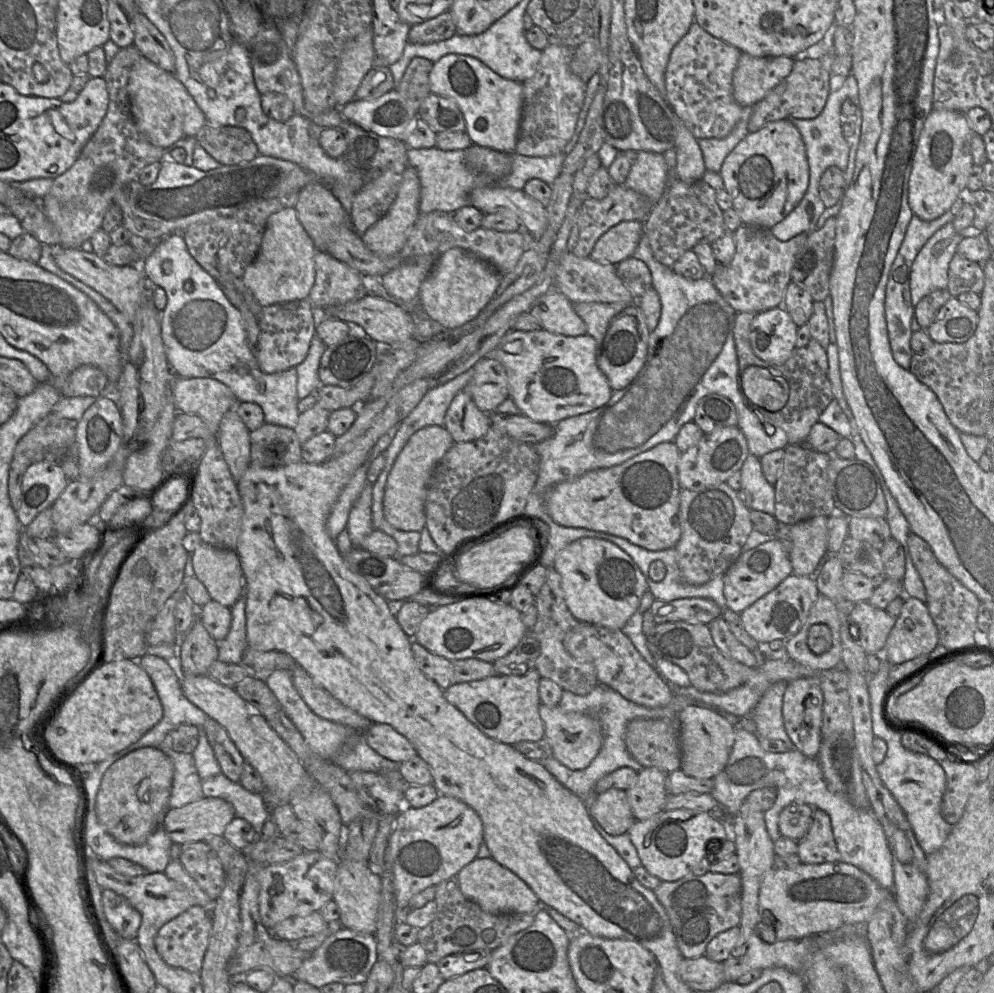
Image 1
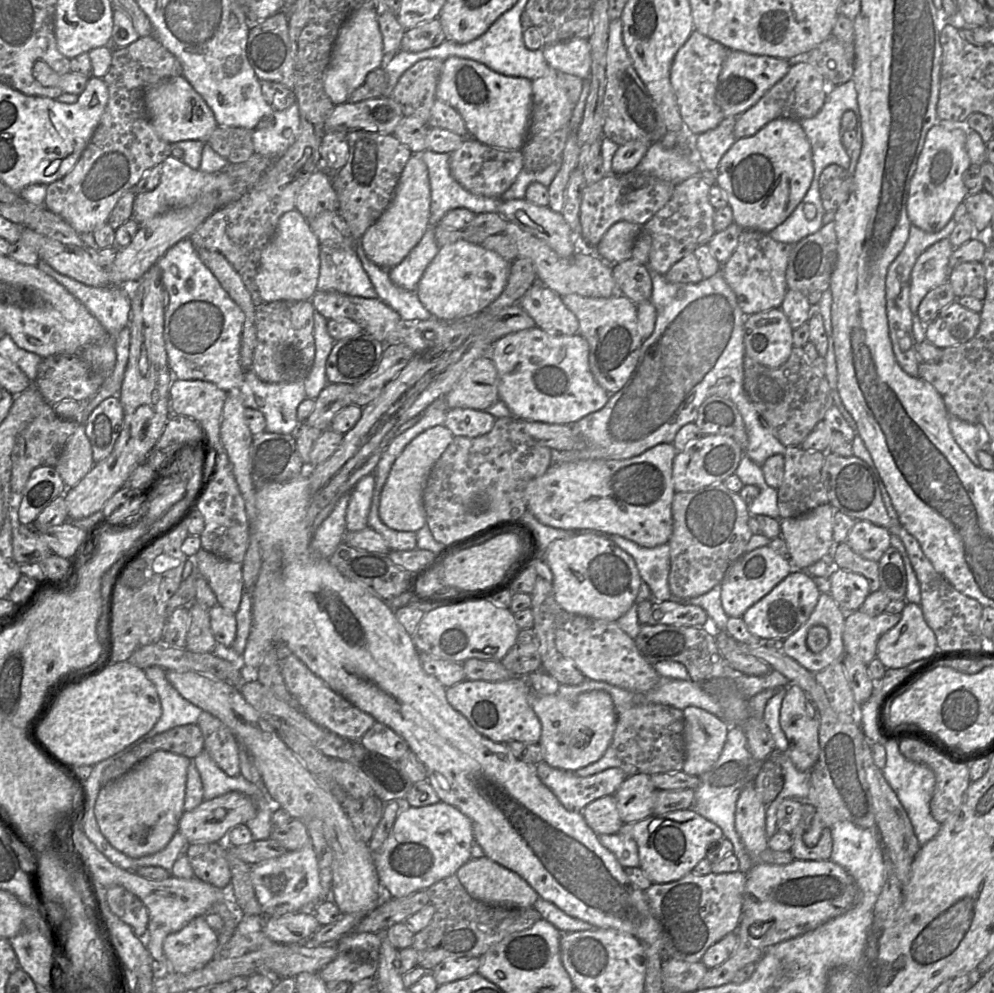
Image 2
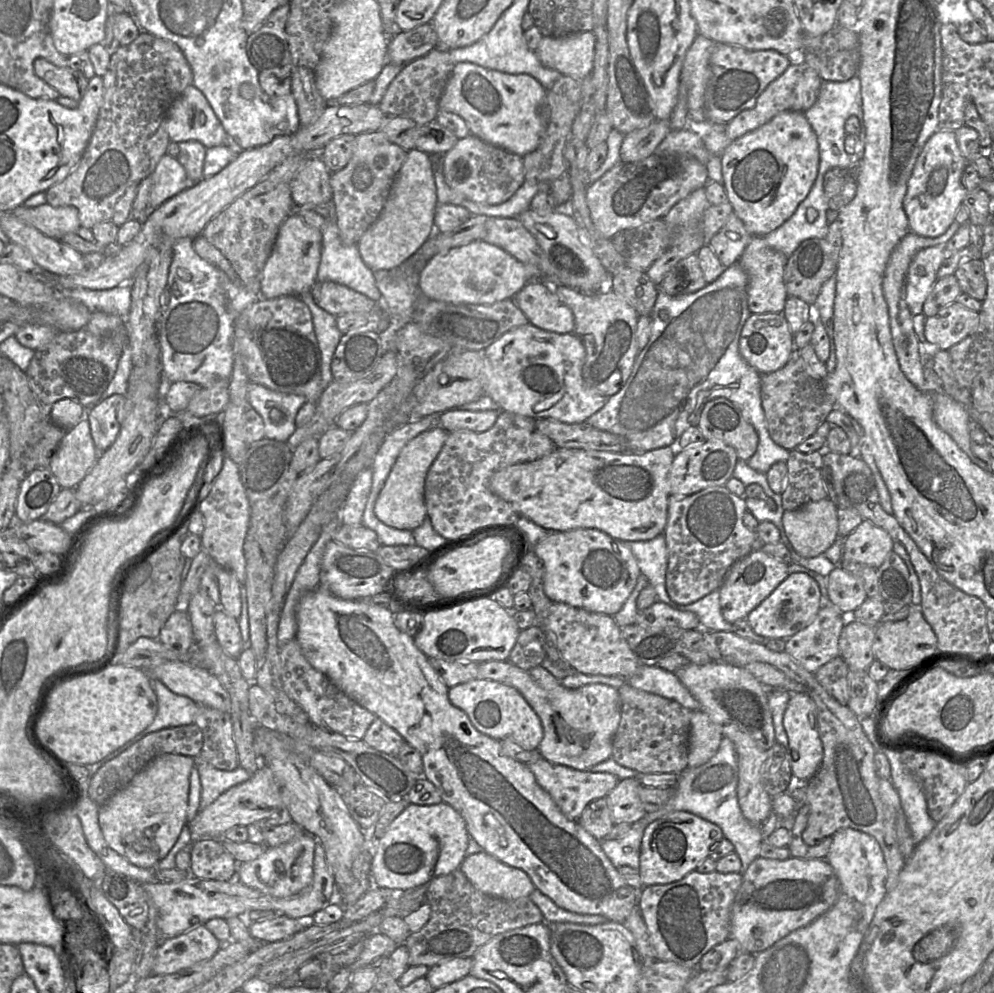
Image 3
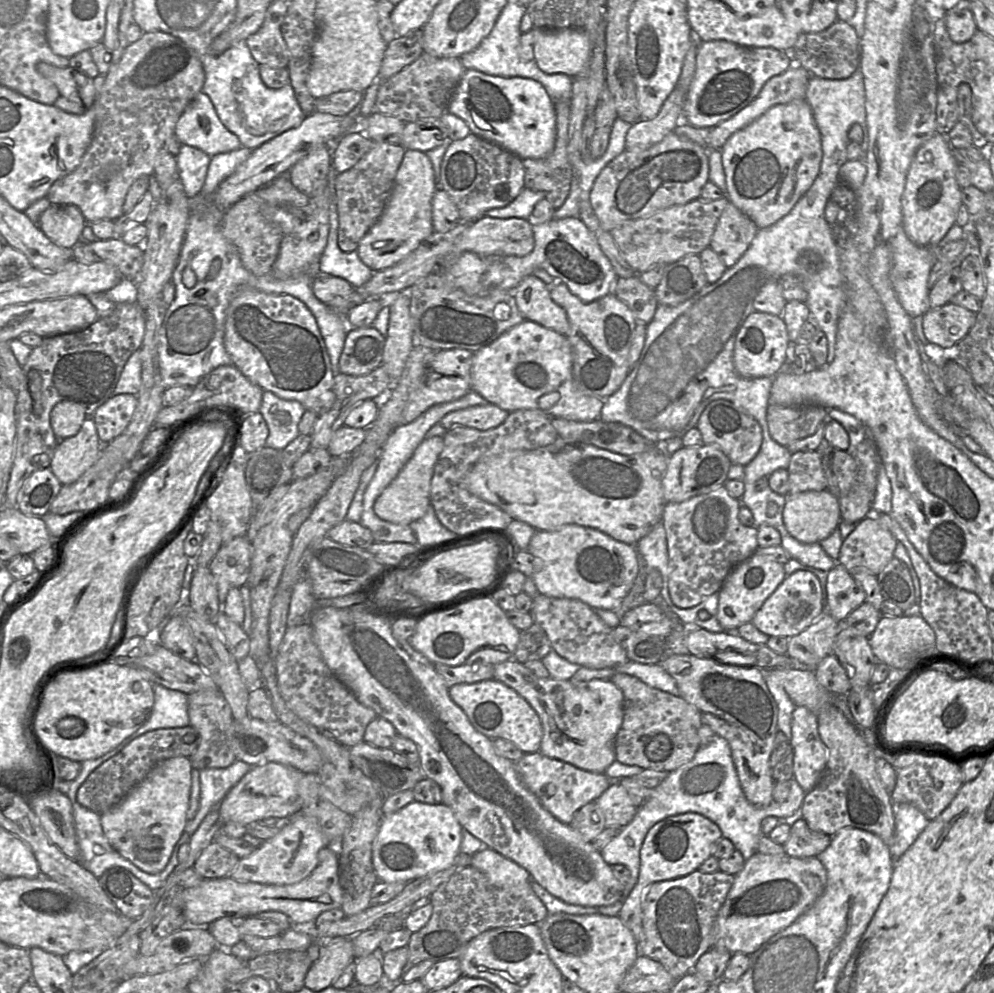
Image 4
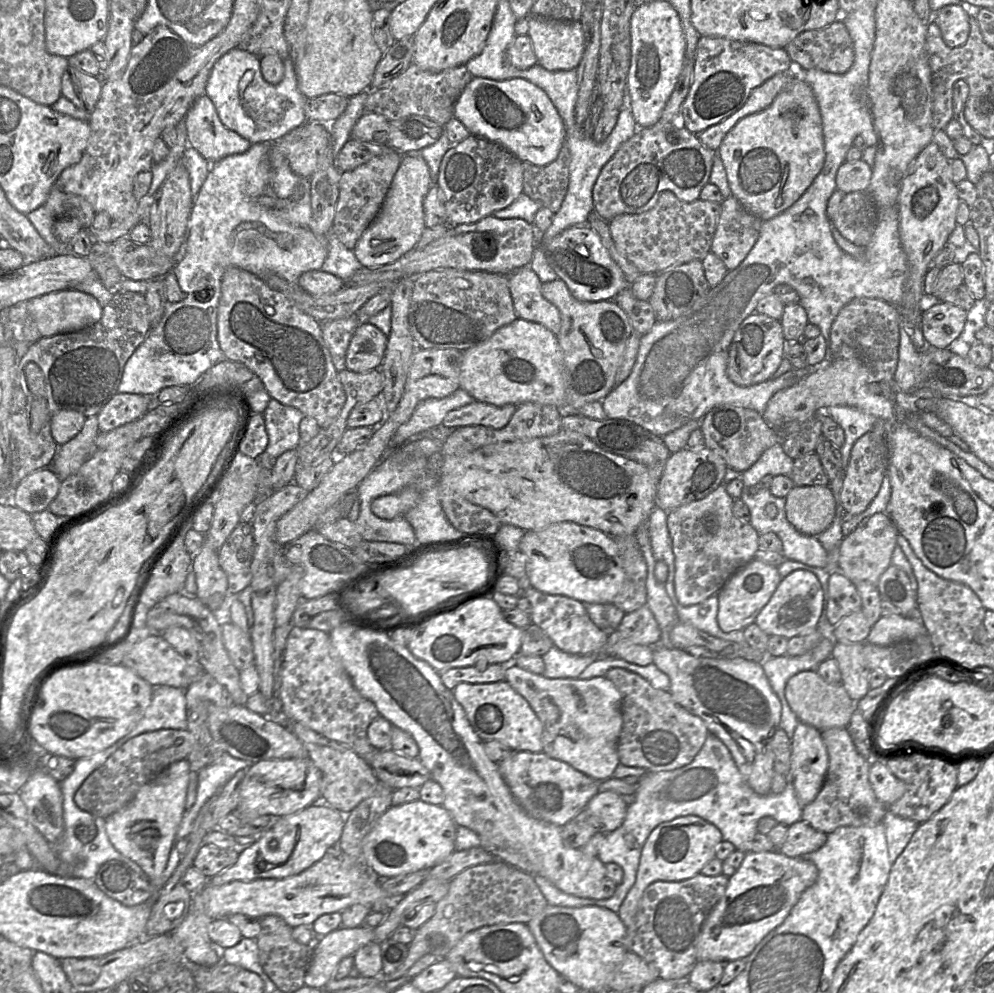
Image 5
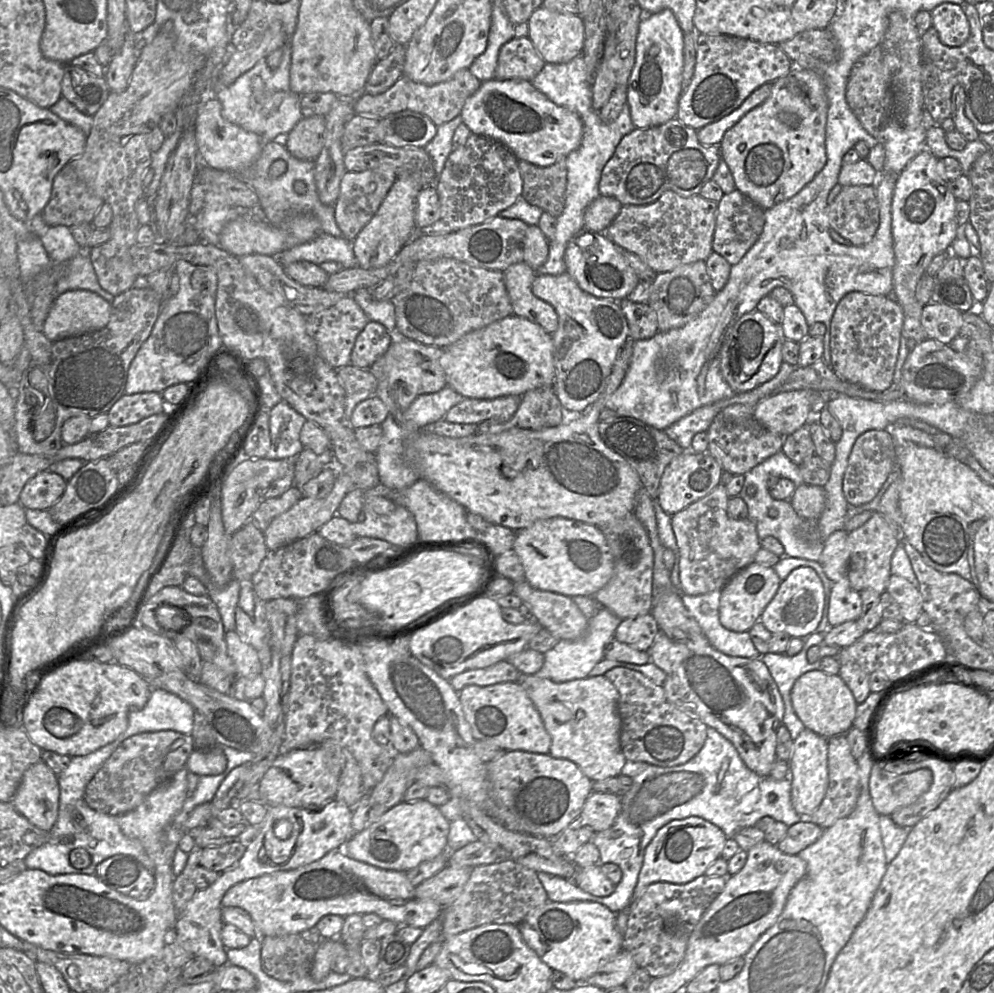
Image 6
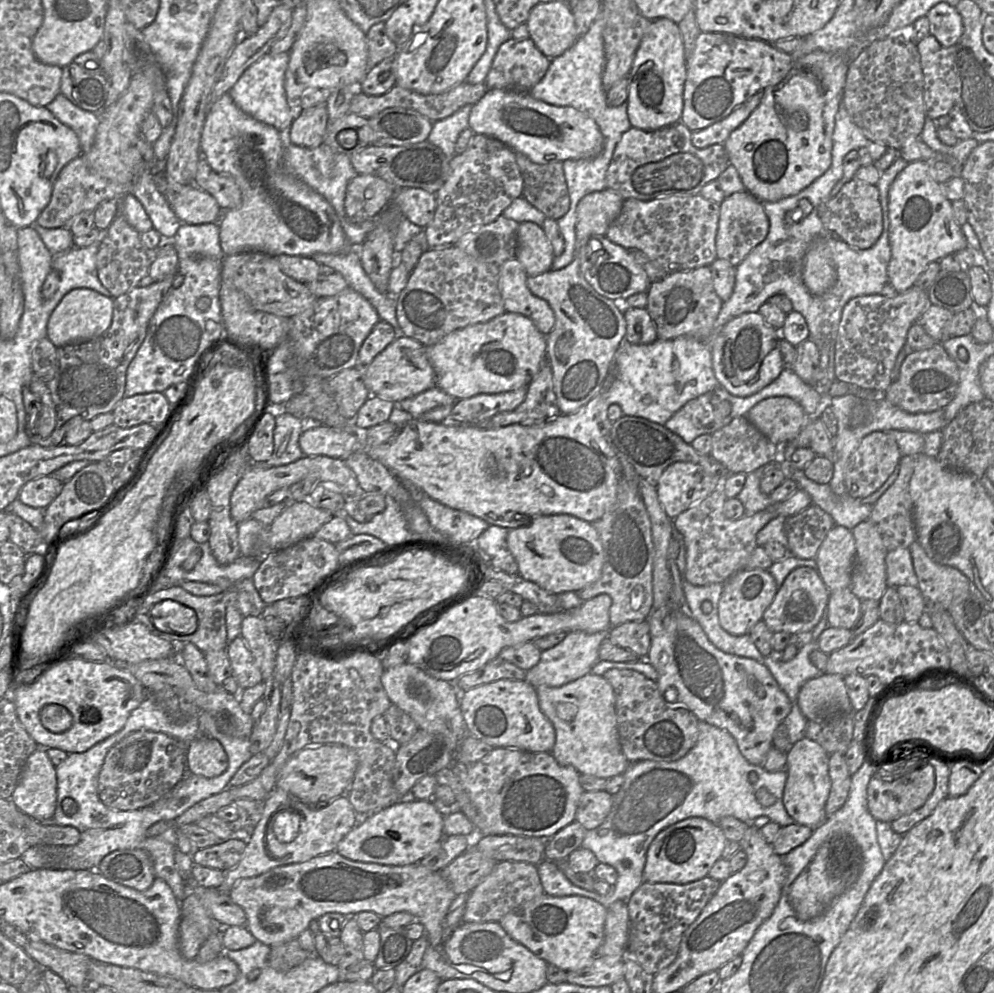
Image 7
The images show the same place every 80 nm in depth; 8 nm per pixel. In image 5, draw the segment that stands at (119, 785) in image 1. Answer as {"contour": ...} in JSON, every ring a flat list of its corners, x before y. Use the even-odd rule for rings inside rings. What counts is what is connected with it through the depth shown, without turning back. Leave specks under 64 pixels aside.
{"contour":[[187,758,172,763,143,785,122,809,106,818,106,832,113,846,138,864,151,879,161,877,176,842,176,833,186,810,190,771]]}

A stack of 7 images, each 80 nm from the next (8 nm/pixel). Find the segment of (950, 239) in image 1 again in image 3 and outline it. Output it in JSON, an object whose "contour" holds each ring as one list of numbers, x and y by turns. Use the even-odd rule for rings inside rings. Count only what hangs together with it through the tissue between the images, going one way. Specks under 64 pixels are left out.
{"contour":[[945,245,920,250,912,259,906,279,906,303,911,314,923,312,923,305,934,284,937,272,946,258]]}

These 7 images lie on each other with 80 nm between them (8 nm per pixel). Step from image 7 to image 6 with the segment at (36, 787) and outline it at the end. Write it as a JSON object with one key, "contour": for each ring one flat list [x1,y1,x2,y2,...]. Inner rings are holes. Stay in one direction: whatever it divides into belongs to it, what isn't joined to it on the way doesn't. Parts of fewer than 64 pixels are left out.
{"contour":[[40,760,25,771,10,802,33,825,50,831,58,818,59,801,58,775]]}

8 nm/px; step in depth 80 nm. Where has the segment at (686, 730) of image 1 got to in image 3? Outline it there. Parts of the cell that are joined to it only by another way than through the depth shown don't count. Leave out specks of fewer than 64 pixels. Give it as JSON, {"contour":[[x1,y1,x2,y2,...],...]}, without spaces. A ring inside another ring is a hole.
{"contour":[[702,710,691,713,688,767,707,763,717,753,723,734,719,726]]}

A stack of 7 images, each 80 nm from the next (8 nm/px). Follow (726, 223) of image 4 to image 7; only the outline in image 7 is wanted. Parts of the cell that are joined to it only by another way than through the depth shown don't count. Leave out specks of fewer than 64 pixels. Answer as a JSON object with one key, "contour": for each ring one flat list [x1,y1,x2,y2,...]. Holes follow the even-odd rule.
{"contour":[[748,191,735,192,720,203,720,216,716,234,717,257,738,266,760,244,769,232,769,219,762,202]]}

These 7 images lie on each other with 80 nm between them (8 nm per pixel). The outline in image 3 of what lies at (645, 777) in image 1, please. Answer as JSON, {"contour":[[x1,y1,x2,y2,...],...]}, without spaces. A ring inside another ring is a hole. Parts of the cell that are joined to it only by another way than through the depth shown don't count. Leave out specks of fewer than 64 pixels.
{"contour":[[626,778,606,796,615,825,632,825,647,814,639,797,640,786,638,778]]}

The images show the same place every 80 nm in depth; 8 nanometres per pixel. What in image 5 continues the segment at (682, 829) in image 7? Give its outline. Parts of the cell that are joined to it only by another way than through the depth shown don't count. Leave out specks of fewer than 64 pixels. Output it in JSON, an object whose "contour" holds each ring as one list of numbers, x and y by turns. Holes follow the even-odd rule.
{"contour":[[682,816,659,824,643,846,636,882,618,912,624,926,633,923,644,891,649,885,657,881,680,882,701,873,703,867,715,858,716,849,722,841,720,830,699,816]]}

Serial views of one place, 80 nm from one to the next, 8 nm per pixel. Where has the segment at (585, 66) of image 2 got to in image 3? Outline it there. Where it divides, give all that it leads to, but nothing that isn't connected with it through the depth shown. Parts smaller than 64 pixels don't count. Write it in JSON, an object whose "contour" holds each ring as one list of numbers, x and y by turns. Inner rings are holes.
{"contour":[[592,32,560,37,543,36,533,52,544,67,582,80,593,71,595,36]]}

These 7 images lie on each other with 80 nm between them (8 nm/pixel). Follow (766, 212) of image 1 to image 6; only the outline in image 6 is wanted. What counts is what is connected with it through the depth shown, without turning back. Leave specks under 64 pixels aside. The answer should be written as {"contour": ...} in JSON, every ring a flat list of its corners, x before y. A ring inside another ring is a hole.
{"contour":[[794,66,787,75,774,81,769,97,731,127,720,143,722,160,731,170,736,190,763,209,771,208,799,193,826,164,827,115,825,84,815,71]]}

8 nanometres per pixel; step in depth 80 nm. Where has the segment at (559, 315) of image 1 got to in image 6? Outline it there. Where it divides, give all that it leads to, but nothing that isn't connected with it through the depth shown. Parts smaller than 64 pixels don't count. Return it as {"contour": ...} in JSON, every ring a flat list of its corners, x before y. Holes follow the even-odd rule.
{"contour":[[520,262,510,265,503,274,513,315,524,317,553,334,558,328,558,315,549,303,532,292,537,272,525,262]]}

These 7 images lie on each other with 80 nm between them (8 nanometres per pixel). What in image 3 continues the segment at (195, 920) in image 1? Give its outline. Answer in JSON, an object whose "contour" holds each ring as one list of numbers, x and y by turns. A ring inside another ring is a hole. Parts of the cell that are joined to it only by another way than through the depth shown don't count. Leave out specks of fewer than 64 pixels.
{"contour":[[204,924,161,941,156,950,153,975,176,973,213,957,222,942]]}

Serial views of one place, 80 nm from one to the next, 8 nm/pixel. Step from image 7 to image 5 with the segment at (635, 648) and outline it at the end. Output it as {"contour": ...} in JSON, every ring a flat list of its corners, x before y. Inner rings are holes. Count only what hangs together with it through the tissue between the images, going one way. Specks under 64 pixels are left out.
{"contour":[[647,605,626,613,617,630,623,637,638,645,654,647,661,640,661,630]]}

